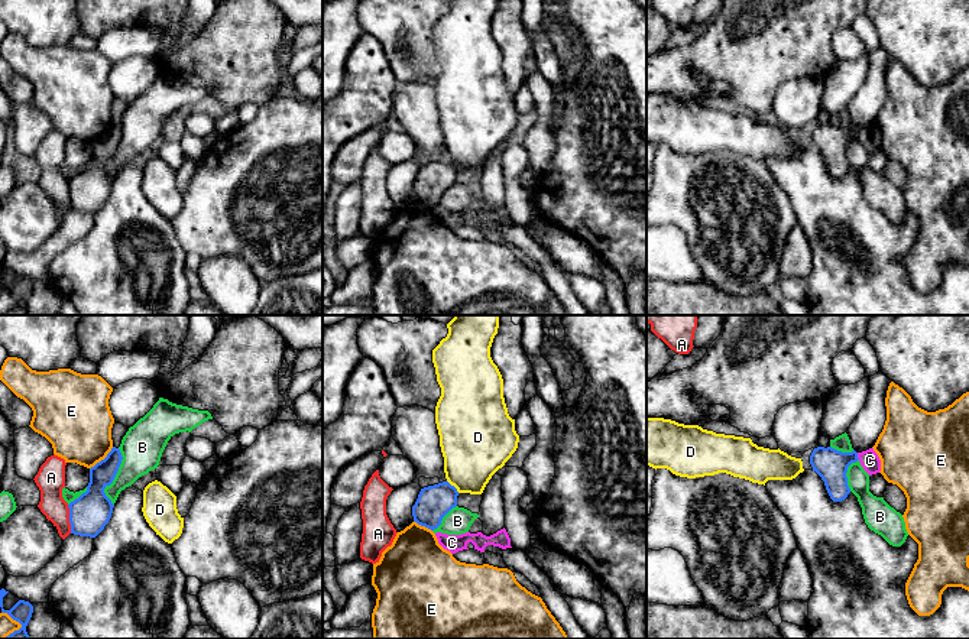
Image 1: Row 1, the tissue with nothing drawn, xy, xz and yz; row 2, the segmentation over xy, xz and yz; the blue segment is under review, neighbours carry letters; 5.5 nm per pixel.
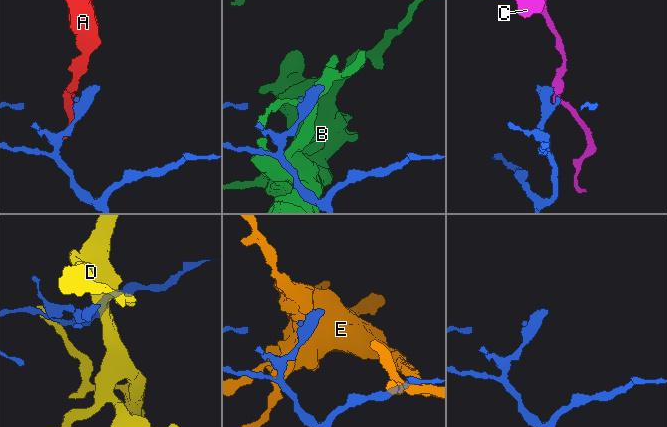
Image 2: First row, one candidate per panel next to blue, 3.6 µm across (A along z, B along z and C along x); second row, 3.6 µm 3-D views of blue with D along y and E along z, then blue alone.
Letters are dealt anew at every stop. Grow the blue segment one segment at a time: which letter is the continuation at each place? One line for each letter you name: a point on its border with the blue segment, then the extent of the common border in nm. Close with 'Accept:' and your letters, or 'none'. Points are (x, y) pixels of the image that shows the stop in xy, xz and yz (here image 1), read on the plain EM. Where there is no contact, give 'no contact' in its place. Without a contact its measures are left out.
Accept: none

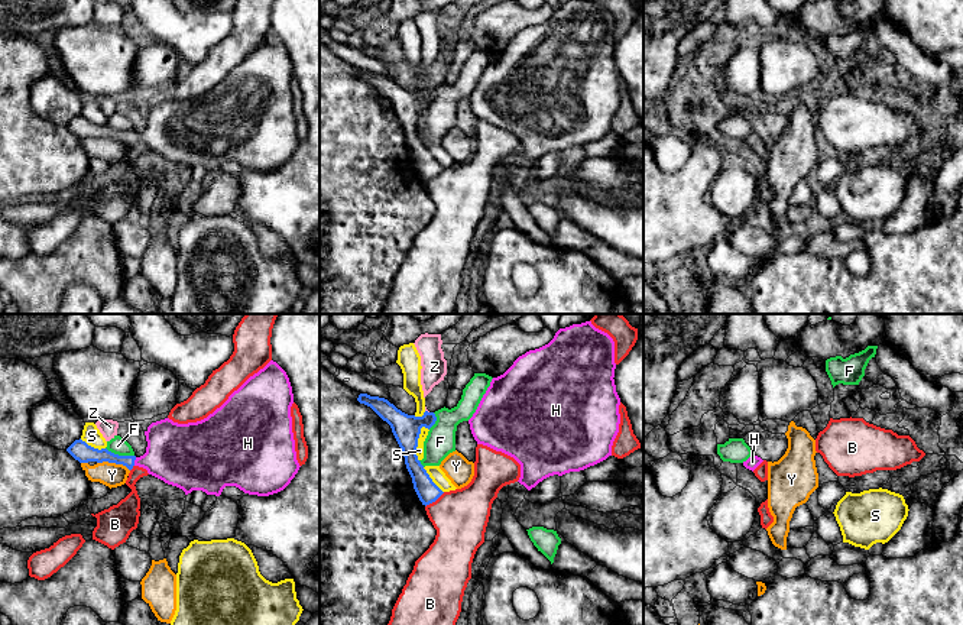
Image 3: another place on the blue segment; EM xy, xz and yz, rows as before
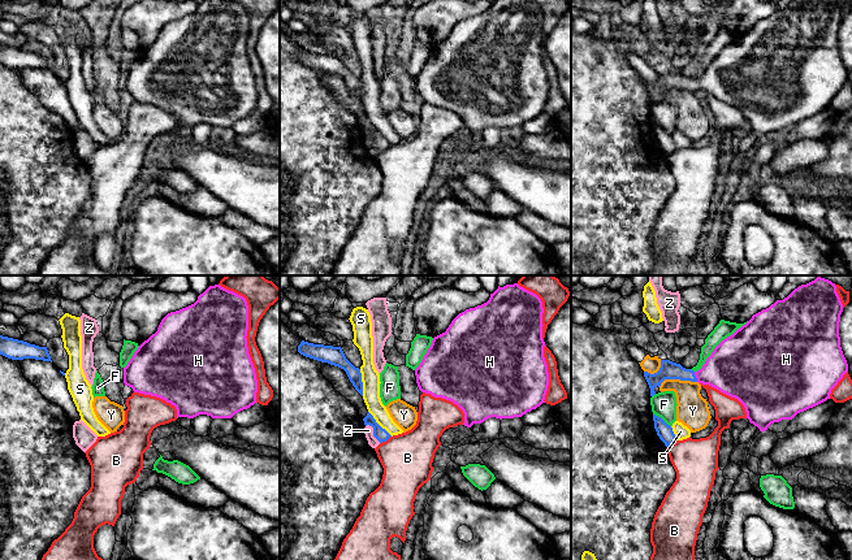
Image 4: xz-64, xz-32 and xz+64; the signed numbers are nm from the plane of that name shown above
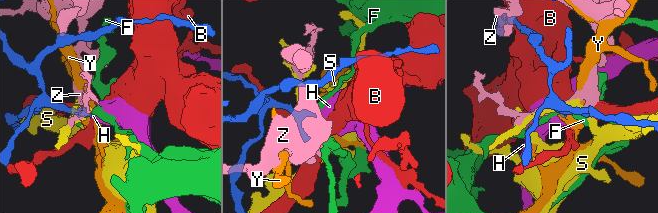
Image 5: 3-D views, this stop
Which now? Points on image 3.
H: contact xy (133, 138); length 50 nm
Accept: H

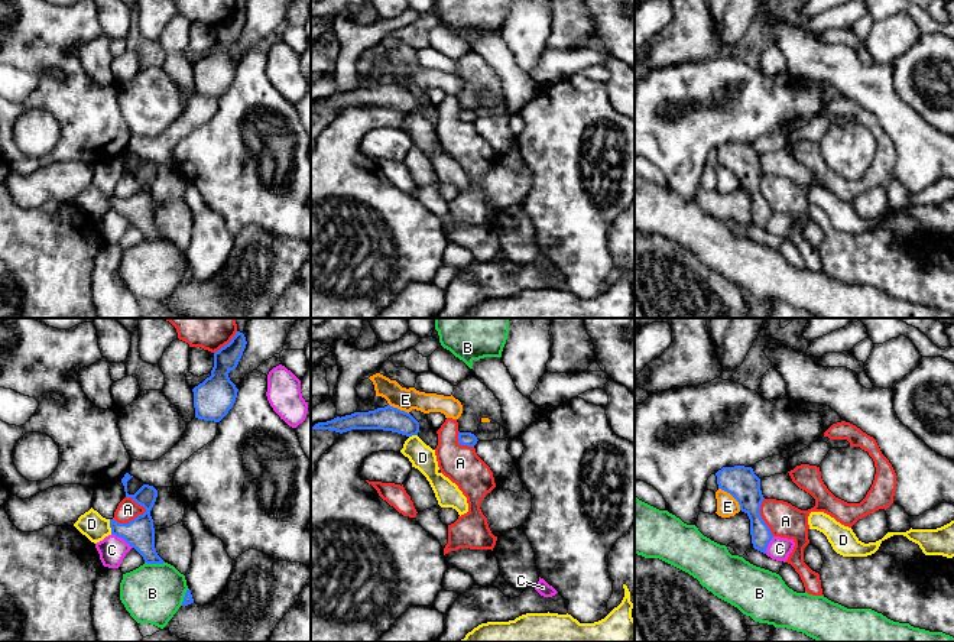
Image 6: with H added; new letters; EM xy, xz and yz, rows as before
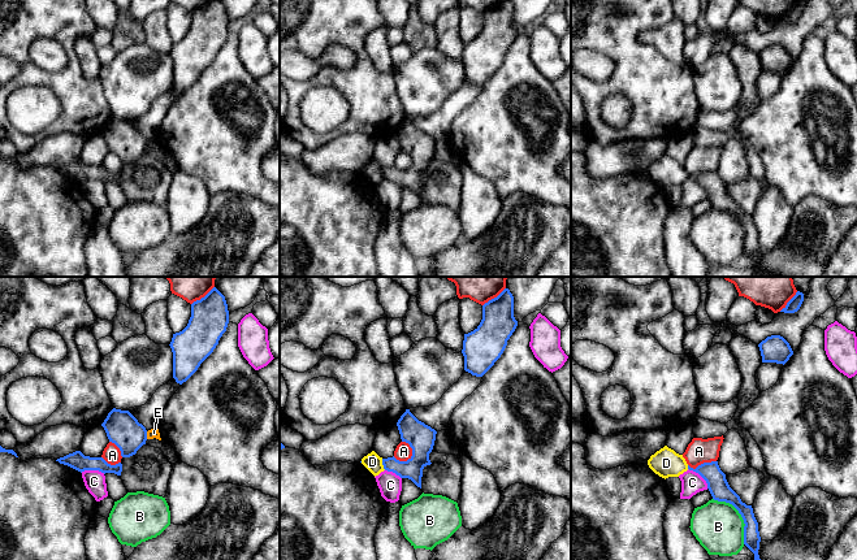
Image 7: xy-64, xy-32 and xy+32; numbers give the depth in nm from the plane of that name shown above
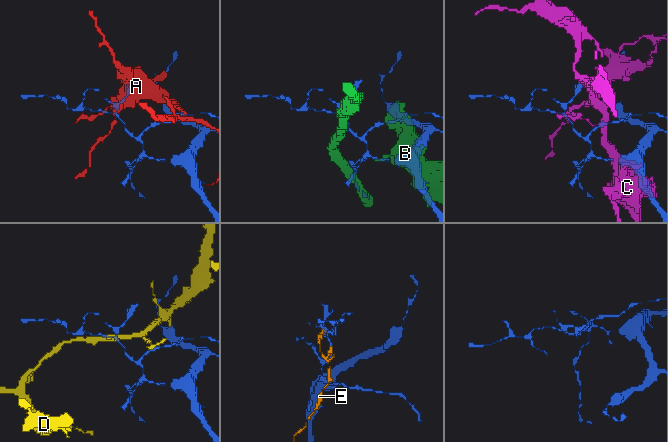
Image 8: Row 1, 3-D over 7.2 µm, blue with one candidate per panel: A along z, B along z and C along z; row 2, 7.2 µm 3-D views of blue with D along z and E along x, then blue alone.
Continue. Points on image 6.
Accept: none

